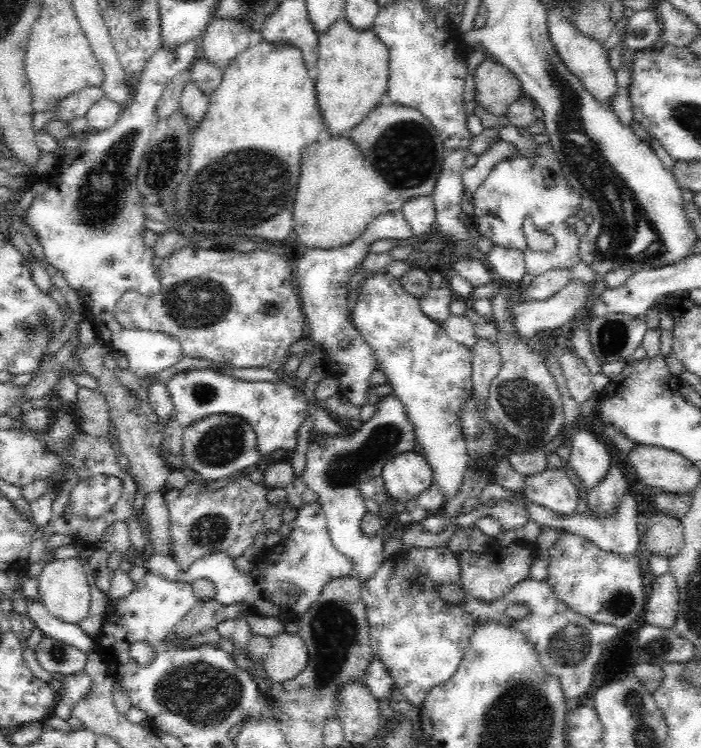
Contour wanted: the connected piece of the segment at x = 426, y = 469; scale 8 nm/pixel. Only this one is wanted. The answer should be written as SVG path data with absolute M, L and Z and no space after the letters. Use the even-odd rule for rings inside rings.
M404 452L386 462L382 480L386 492L396 502L408 502L436 484L436 476L422 454Z

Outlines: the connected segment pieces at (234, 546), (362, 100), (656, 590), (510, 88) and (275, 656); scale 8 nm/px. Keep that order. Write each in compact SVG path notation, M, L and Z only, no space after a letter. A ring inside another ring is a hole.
M244 474L222 490L208 492L200 482L186 482L182 490L166 490L164 502L170 512L170 534L174 538L178 568L186 572L194 562L212 554L226 554L232 560L244 556L262 532L264 512L270 506L268 492L270 490L250 482Z
M346 16L338 18L318 42L318 106L322 120L332 136L348 134L354 126L366 120L366 116L386 100L390 80L390 50L378 38L372 28L358 30Z
M668 572L658 576L652 584L652 592L646 602L644 624L658 628L674 628L680 608L680 590L676 578Z
M488 58L476 74L476 102L496 116L504 116L512 102L524 96L518 78L500 62Z
M280 634L272 638L272 650L264 660L268 684L284 684L300 676L310 662L308 646L298 634Z

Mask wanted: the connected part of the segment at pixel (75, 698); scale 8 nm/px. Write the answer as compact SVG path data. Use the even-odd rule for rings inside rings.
M78 672L74 676L66 676L60 686L60 694L56 698L54 706L54 716L60 716L68 720L72 716L72 708L80 704L80 700L88 700L88 696L94 690L94 680L84 672Z

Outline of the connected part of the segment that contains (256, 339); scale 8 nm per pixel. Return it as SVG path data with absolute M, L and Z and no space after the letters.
M184 248L164 258L162 266L162 290L154 298L138 294L124 294L116 306L116 320L126 330L160 330L180 340L184 356L202 358L226 364L230 368L274 368L290 352L292 344L304 336L306 316L302 300L294 284L292 266L270 252L220 252L220 250L196 250Z

